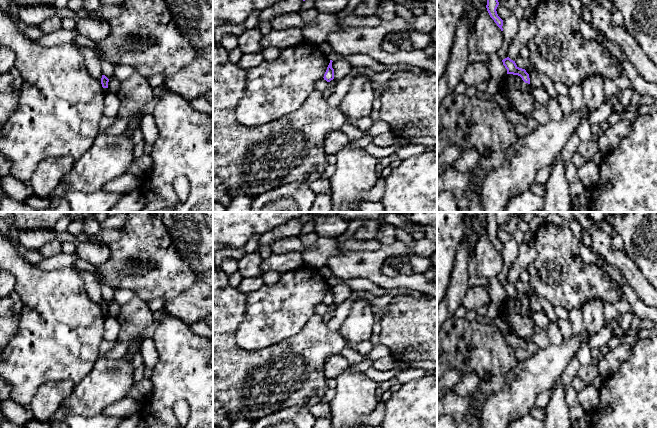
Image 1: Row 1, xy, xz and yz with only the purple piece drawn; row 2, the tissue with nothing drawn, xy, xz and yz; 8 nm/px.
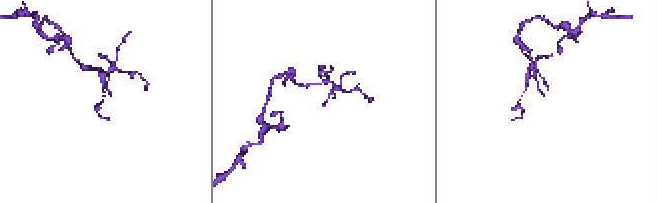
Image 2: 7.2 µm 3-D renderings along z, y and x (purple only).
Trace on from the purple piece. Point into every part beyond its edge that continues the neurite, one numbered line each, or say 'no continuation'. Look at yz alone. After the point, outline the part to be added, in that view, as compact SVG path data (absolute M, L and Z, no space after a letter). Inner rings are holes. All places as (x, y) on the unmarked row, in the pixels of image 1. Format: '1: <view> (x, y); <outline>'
no continuation

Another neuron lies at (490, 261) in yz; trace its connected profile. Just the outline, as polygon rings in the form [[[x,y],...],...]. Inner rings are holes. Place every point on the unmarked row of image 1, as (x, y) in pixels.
[[[482,230],[476,242],[474,256],[477,260],[476,276],[489,278],[497,276],[503,267],[503,257],[490,241],[486,230]]]

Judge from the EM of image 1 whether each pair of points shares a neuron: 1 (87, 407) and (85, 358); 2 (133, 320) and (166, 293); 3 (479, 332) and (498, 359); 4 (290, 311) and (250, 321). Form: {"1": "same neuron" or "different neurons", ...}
{"1": "different neurons", "2": "different neurons", "3": "same neuron", "4": "same neuron"}

